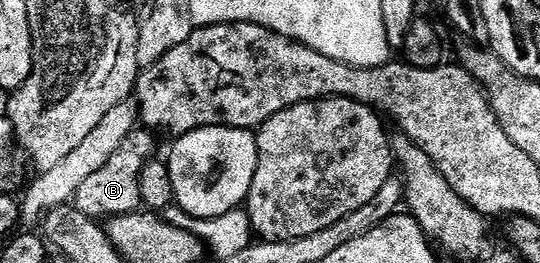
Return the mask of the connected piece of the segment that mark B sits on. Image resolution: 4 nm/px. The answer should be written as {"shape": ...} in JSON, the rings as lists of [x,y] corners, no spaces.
{"shape":[[[134,131],[127,139],[123,139],[119,151],[115,151],[115,155],[111,155],[98,170],[88,175],[80,184],[71,202],[73,208],[83,211],[83,215],[94,219],[108,219],[138,212],[143,205],[141,169],[145,166],[145,162],[154,156],[153,137],[154,134],[149,131]]]}

